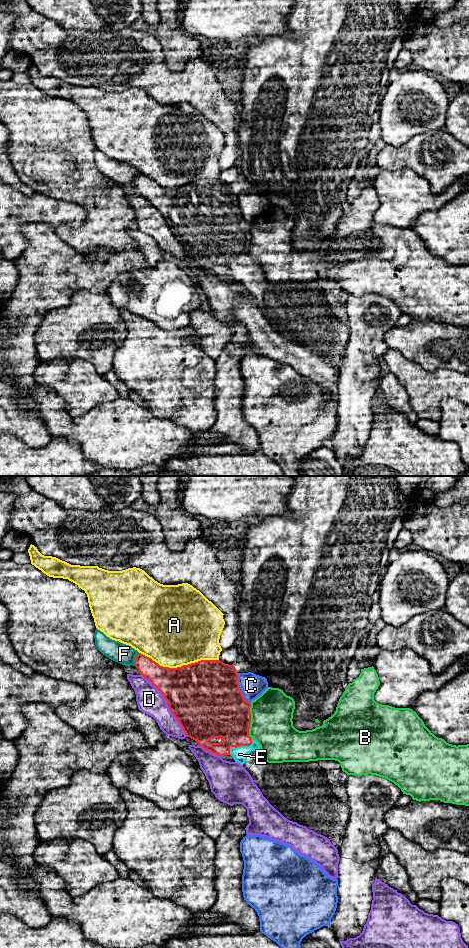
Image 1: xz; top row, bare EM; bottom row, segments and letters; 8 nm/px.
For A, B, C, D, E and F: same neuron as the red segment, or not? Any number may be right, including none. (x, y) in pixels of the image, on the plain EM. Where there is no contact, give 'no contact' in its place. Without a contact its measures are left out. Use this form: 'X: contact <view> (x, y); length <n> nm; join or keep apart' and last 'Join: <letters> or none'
A: contact xz (179, 187); length 650 nm; keep apart
B: contact xz (250, 241); length 300 nm; keep apart
C: contact xz (240, 209); length 260 nm; keep apart
D: contact xz (167, 224); length 650 nm; keep apart
E: contact xz (239, 266); length 220 nm; join
F: contact xz (135, 179); length 120 nm; keep apart
Join: E

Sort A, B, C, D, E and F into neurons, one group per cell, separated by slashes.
A / B / C / D / E / F

